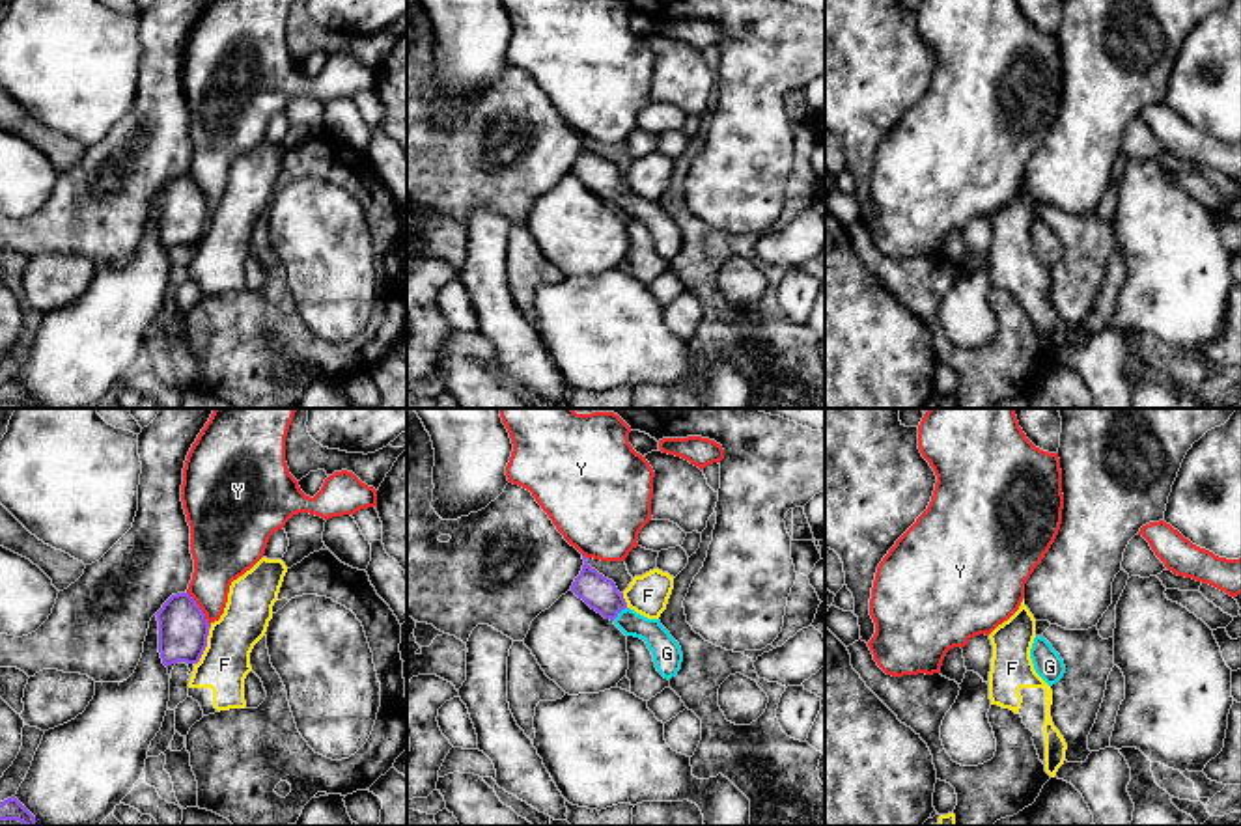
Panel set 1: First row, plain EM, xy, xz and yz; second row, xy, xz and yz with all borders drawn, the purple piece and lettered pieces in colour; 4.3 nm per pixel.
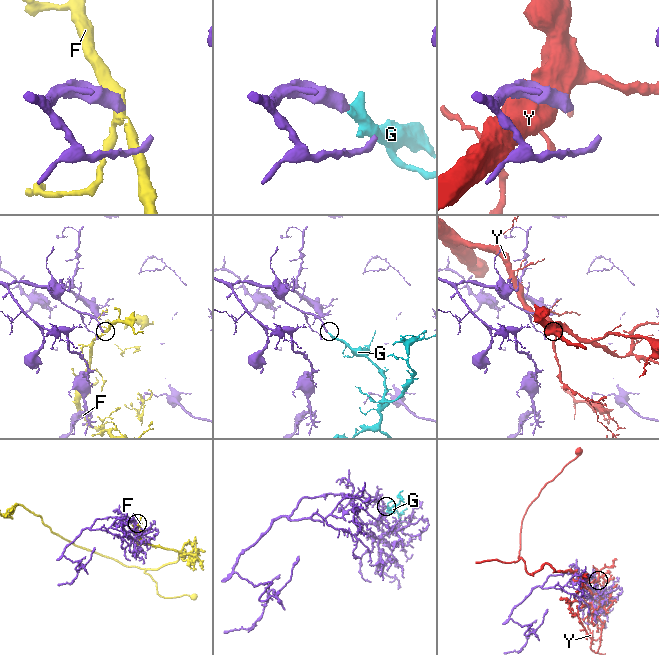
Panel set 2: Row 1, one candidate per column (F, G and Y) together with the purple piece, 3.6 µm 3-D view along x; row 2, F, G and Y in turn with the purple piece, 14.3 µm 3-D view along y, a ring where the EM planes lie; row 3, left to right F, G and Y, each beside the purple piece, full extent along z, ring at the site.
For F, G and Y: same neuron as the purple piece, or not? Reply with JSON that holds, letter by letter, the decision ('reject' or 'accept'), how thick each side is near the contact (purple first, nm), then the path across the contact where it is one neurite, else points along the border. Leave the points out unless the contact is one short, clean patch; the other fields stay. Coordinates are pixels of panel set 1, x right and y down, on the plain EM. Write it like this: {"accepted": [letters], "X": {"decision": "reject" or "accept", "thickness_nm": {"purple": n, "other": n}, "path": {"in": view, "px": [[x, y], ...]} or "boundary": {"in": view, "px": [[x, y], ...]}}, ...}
{"accepted": ["G"], "F": {"decision": "reject", "thickness_nm": {"purple": 220, "other": 220}}, "G": {"decision": "accept", "thickness_nm": {"purple": 150, "other": 120}, "path": {"in": "xz", "px": [[599, 176], [618, 194], [663, 230]]}}, "Y": {"decision": "reject", "thickness_nm": {"purple": 220, "other": 240}}}

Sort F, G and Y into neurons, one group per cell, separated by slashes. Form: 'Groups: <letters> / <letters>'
Groups: F / G / Y

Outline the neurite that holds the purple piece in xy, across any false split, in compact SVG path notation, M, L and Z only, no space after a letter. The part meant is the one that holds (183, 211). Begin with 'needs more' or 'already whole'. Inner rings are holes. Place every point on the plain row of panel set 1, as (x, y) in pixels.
already whole; M188 175L172 177L155 196L159 203L159 235L168 250L177 244L198 246L211 207Z

